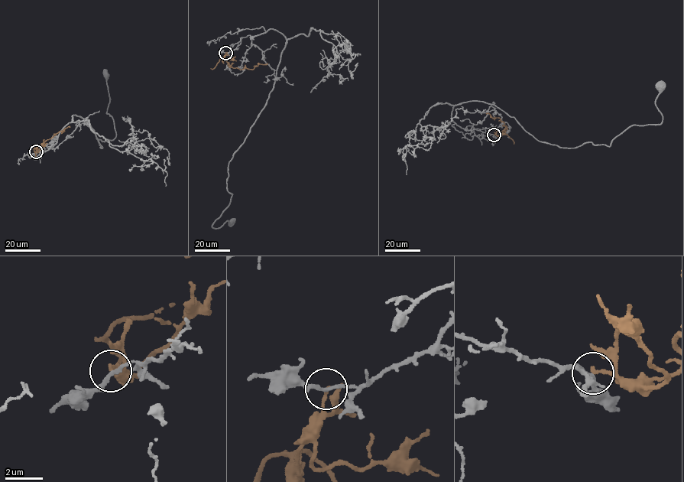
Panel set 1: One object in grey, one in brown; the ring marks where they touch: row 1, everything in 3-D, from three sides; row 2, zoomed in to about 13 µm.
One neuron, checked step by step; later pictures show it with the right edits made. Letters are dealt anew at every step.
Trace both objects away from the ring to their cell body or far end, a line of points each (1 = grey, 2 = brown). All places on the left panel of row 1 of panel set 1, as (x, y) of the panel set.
1: (36, 151), (54, 145), (76, 115), (90, 125), (100, 148), (98, 140), (115, 138), (105, 76)
2: (36, 151), (35, 148), (69, 127)

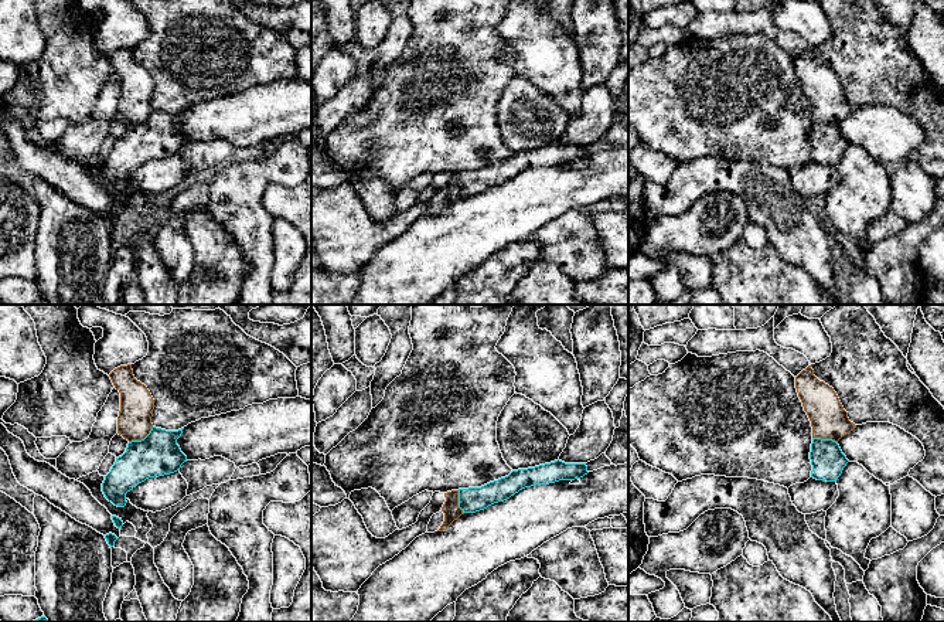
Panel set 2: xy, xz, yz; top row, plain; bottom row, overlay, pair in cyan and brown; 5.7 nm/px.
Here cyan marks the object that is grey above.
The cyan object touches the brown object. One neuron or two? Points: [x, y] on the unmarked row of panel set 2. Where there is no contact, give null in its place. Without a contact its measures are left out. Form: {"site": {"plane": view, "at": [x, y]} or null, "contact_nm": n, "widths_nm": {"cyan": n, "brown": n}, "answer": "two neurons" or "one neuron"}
{"site": {"plane": "xy", "at": [142, 122]}, "contact_nm": 170, "widths_nm": {"cyan": 240, "brown": 190}, "answer": "two neurons"}

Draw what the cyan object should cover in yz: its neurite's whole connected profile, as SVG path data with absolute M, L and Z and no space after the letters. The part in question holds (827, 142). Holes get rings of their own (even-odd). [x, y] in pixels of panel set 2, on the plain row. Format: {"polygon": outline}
{"polygon": "M812 120L810 142L812 147L811 160L827 164L836 164L849 145L838 125L821 120Z"}

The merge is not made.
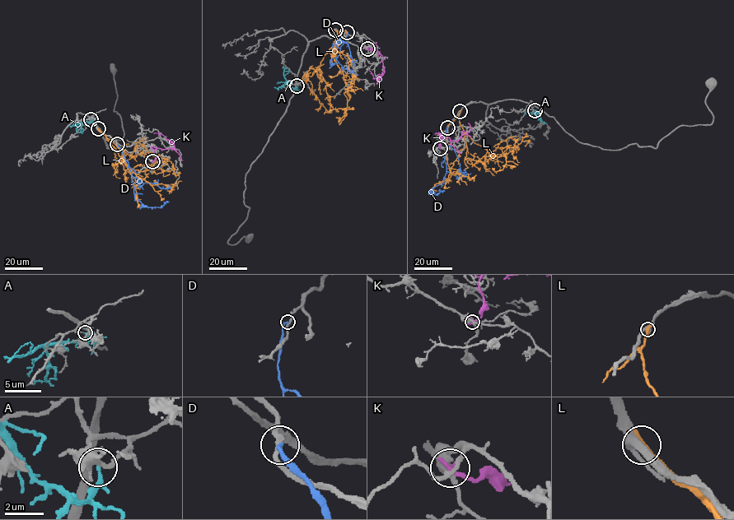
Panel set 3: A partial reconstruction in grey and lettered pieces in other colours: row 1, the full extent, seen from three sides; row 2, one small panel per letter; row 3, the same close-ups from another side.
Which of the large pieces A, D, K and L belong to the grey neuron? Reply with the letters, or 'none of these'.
none of these

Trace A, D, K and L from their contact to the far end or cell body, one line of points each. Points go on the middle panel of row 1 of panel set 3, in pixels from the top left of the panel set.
A: (296, 85), (295, 89), (289, 85), (284, 76), (288, 71), (285, 71)
D: (347, 32), (343, 40), (334, 44), (340, 41), (346, 43), (355, 65)
K: (367, 48), (374, 48), (383, 57), (384, 68), (379, 78), (373, 79), (369, 69)
L: (335, 30), (337, 34), (332, 56), (342, 72), (349, 95), (345, 114), (348, 109), (354, 108)

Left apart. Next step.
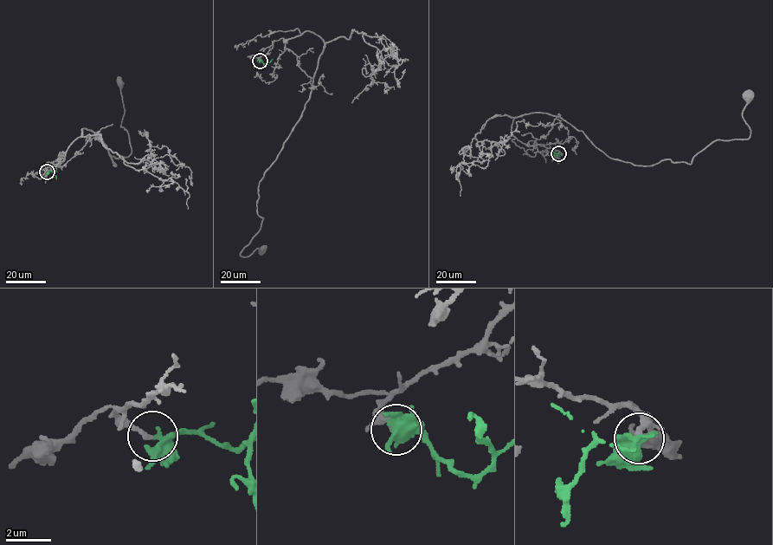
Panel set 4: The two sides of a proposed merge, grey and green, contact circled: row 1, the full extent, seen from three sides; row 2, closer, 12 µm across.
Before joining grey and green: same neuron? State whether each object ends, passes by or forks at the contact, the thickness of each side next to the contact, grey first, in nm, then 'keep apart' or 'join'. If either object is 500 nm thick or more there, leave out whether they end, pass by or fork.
grey ends; green ends; calibres 200 and 420 nm; join

